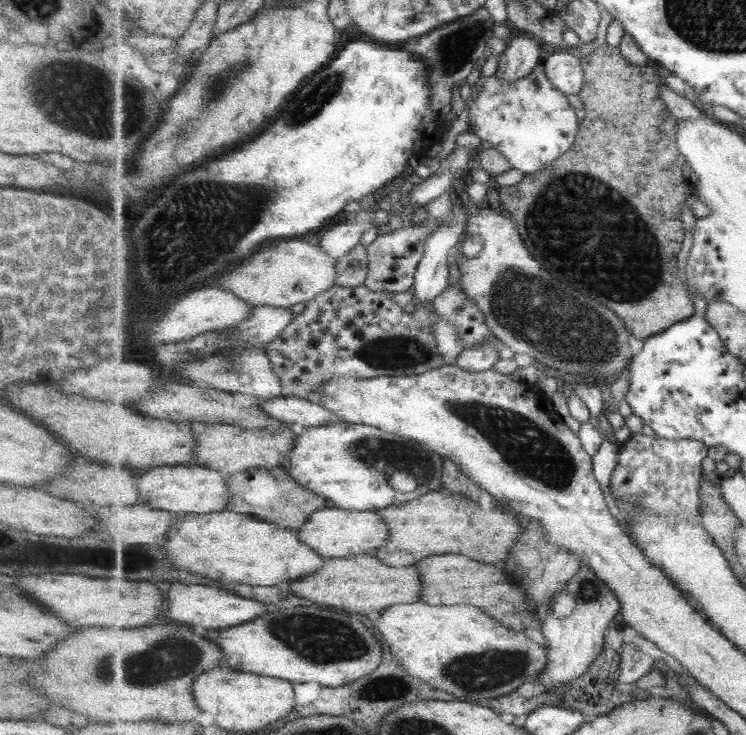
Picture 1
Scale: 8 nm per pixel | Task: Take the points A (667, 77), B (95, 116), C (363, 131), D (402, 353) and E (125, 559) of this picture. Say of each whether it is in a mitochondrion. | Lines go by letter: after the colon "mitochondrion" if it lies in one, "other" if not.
A: other
B: mitochondrion
C: other
D: mitochondrion
E: mitochondrion

